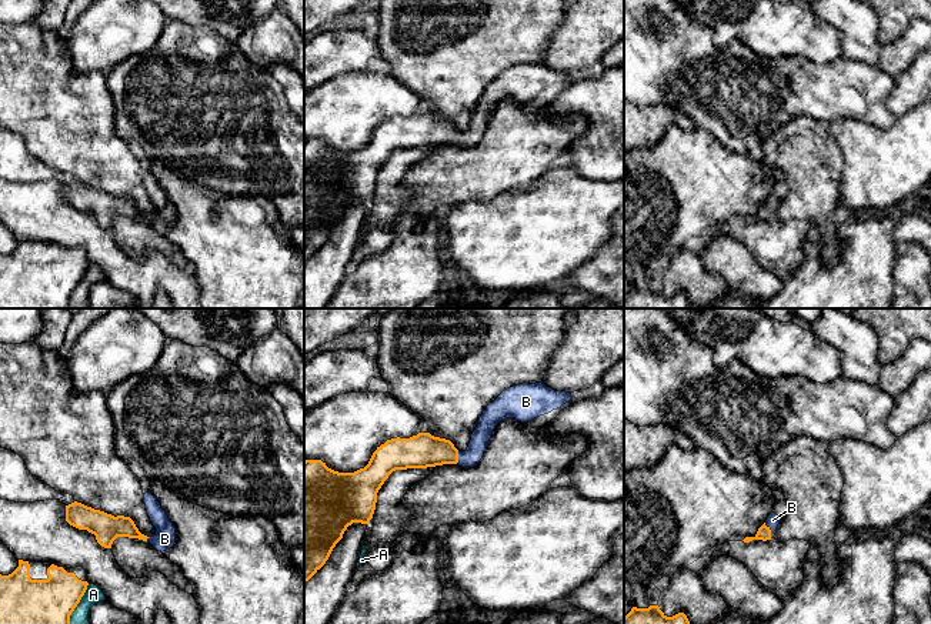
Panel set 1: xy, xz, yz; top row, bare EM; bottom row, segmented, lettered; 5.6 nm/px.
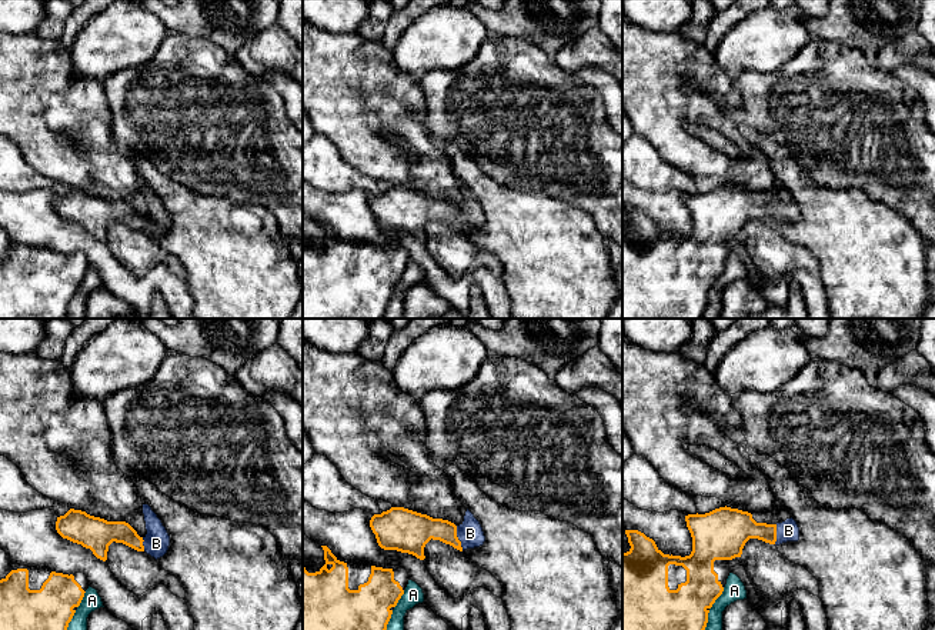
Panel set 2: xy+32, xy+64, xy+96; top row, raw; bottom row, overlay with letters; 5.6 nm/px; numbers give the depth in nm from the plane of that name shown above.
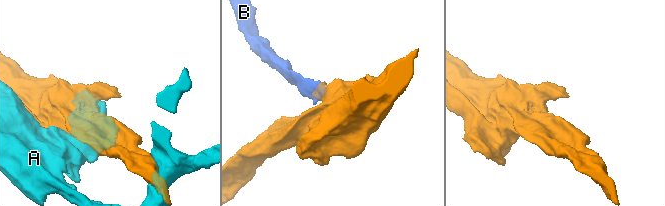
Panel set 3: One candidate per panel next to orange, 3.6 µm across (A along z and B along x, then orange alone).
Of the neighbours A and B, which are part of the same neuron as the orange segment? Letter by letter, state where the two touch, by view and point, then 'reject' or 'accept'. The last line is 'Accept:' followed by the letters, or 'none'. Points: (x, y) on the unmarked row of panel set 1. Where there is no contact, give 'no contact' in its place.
A: xy (76, 286) | reject
B: yz (770, 210) | accept
Accept: B

